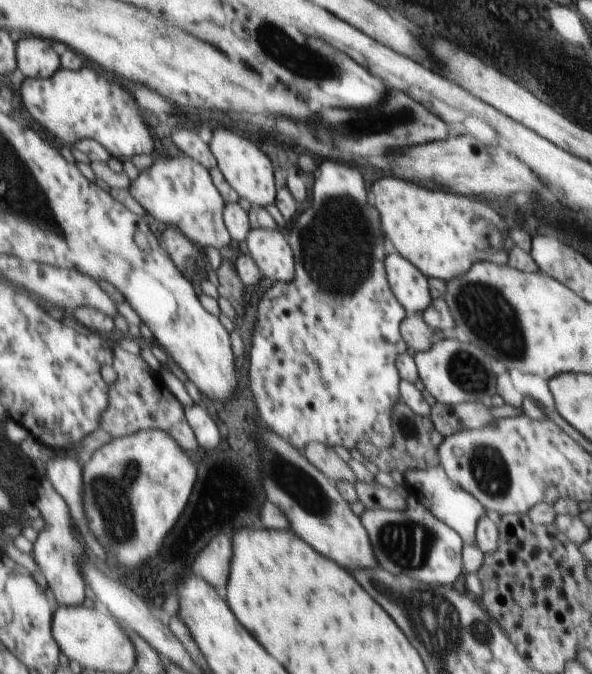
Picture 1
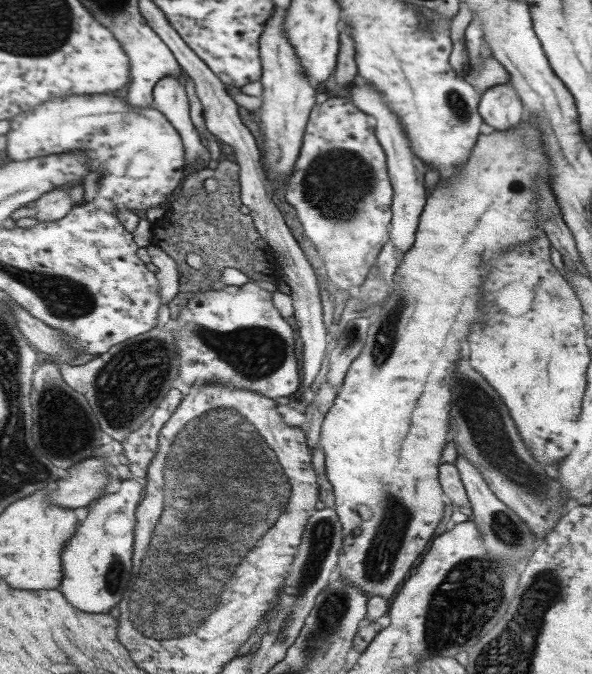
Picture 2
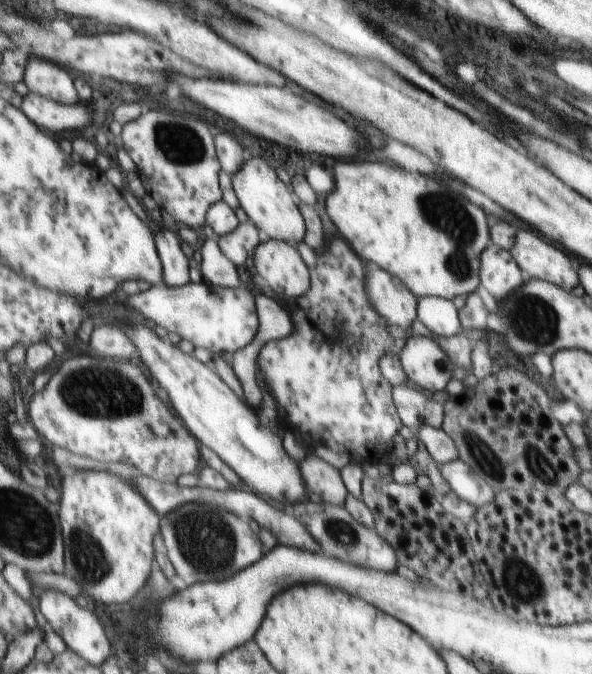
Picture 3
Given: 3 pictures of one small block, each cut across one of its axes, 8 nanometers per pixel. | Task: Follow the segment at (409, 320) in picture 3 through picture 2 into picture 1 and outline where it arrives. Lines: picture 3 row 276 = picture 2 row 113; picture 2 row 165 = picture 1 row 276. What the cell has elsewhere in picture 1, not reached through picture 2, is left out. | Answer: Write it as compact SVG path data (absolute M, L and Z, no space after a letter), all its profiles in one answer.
M395 250L385 258L385 274L393 296L401 302L406 312L421 313L429 306L431 298L427 280L417 267Z

